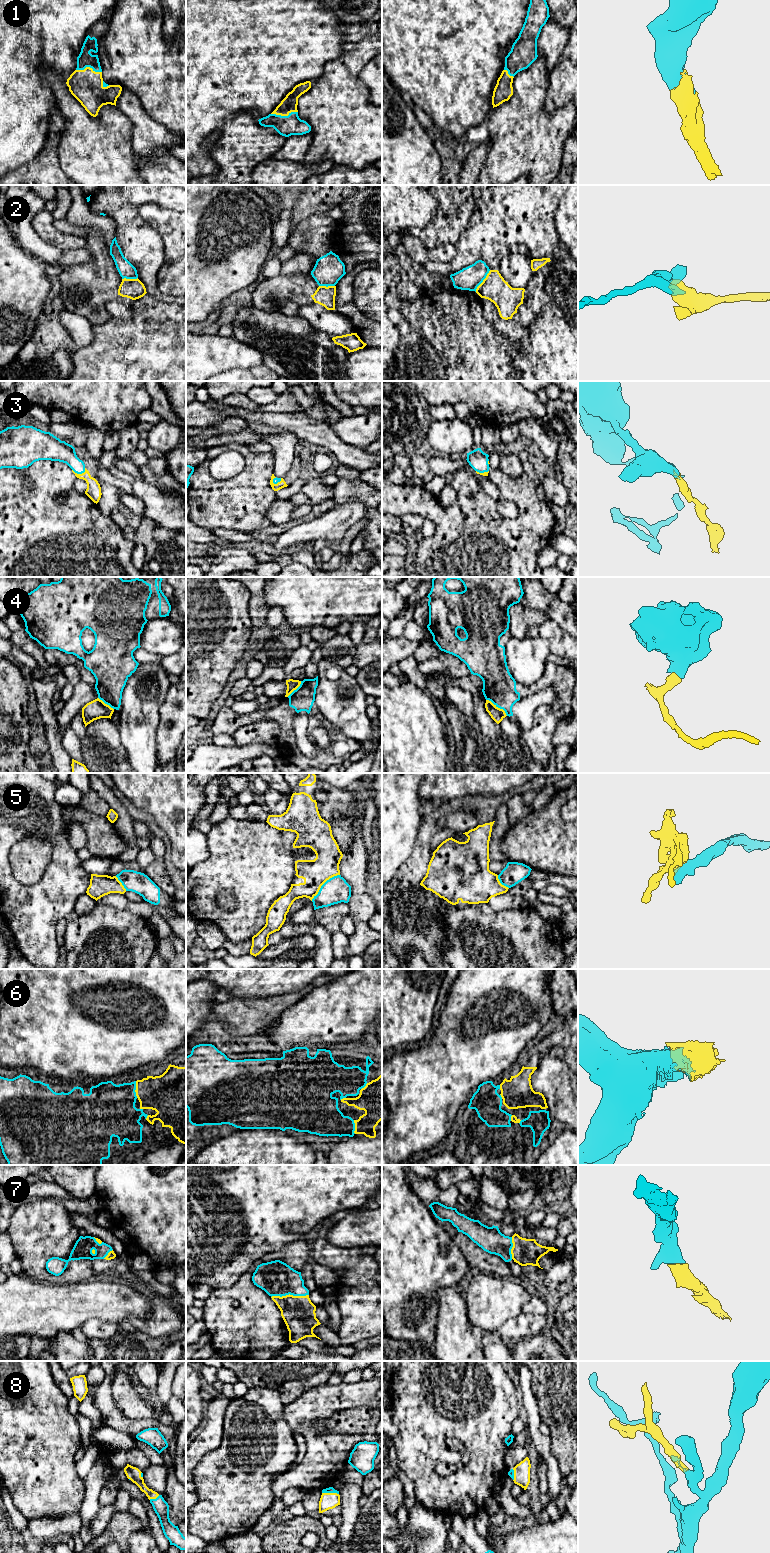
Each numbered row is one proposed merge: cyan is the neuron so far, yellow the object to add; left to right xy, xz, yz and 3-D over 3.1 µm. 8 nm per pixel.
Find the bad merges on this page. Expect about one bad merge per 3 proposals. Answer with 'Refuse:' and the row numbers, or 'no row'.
Refuse: 2, 4, 5

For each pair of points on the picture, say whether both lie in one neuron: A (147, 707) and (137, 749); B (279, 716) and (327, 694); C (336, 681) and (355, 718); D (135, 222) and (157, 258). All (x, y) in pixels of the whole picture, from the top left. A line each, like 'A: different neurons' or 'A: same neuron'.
A: same neuron
B: different neurons
C: same neuron
D: same neuron

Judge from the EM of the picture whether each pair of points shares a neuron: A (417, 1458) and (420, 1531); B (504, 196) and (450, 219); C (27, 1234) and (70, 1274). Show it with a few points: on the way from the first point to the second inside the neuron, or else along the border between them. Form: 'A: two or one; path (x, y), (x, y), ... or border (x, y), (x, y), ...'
A: two; border (418, 1502), (440, 1513)
B: two; border (473, 195), (474, 210), (467, 226), (463, 230)
C: one; path (33, 1250), (33, 1262), (49, 1278), (54, 1278)

